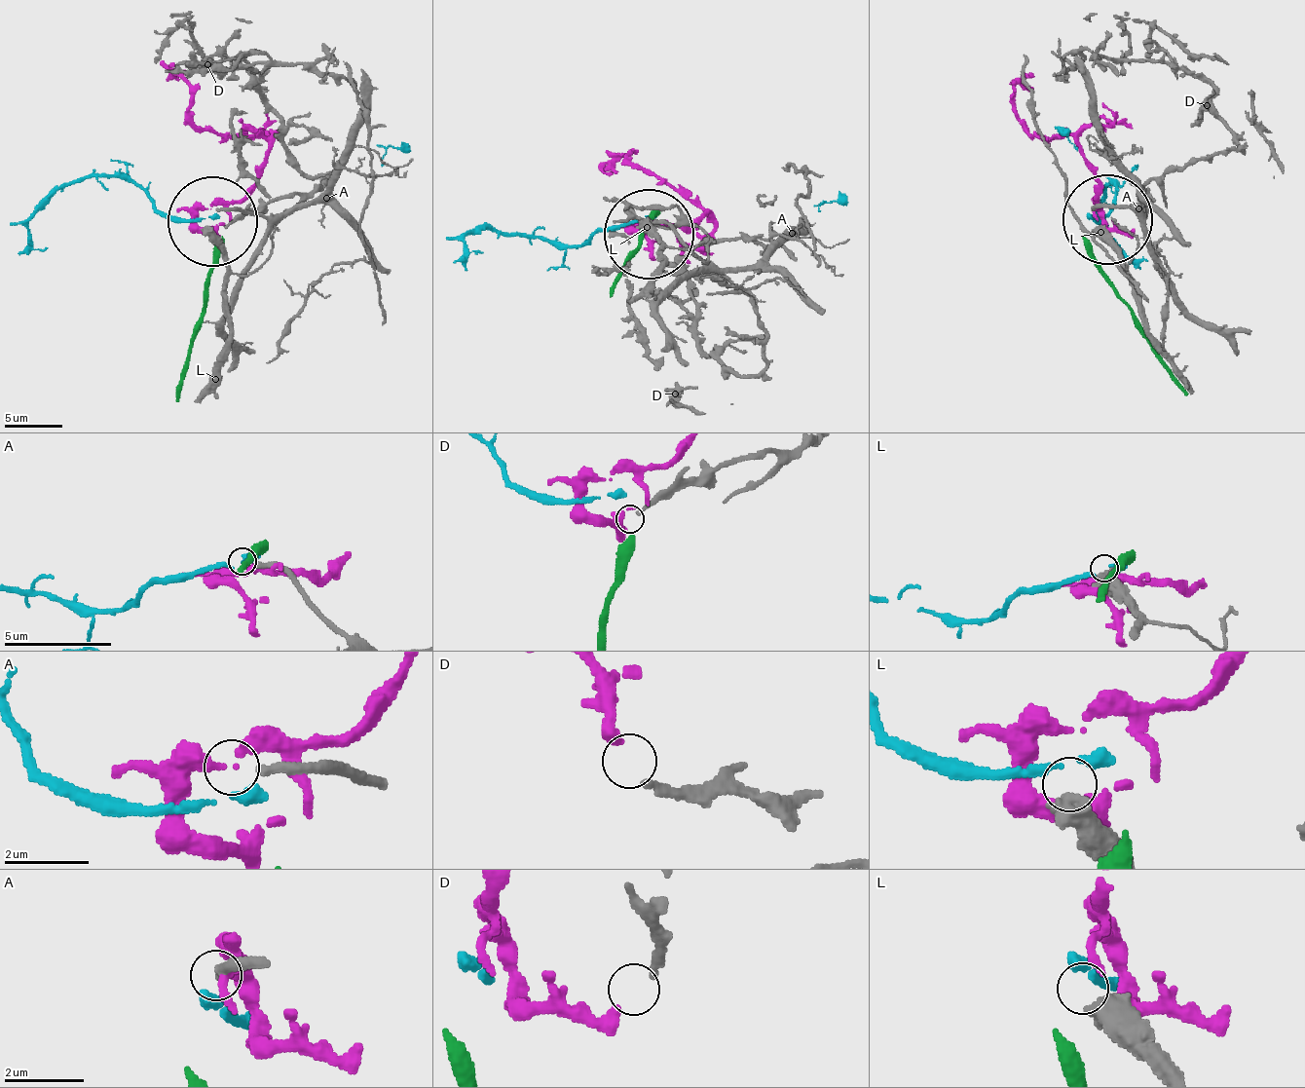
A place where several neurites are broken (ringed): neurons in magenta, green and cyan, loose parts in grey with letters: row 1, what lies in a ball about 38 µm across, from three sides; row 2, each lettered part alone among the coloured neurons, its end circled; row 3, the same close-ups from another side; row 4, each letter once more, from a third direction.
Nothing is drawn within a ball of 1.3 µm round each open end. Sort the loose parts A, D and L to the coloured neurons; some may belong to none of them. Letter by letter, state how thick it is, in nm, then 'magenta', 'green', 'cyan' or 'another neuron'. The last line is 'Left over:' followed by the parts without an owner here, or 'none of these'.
A: 240 nm | another neuron
D: 200 nm | magenta
L: 700 nm | another neuron
Left over: A, L

